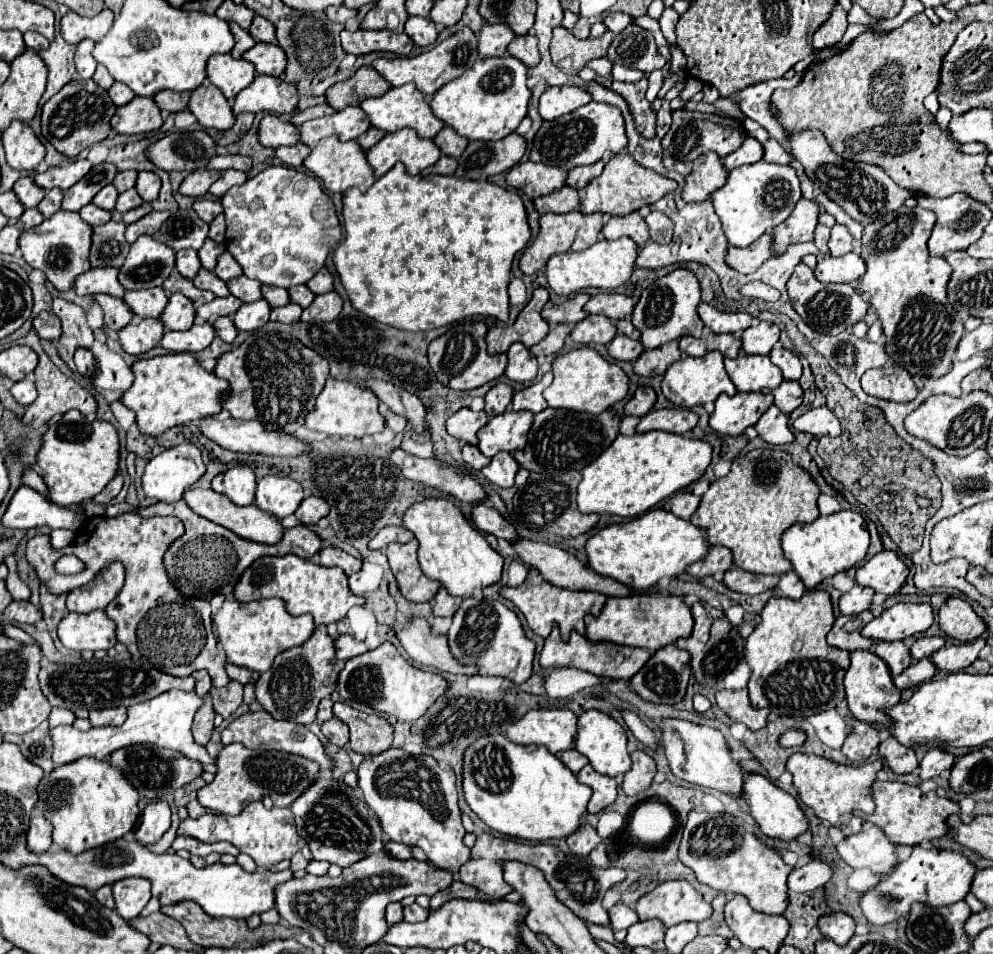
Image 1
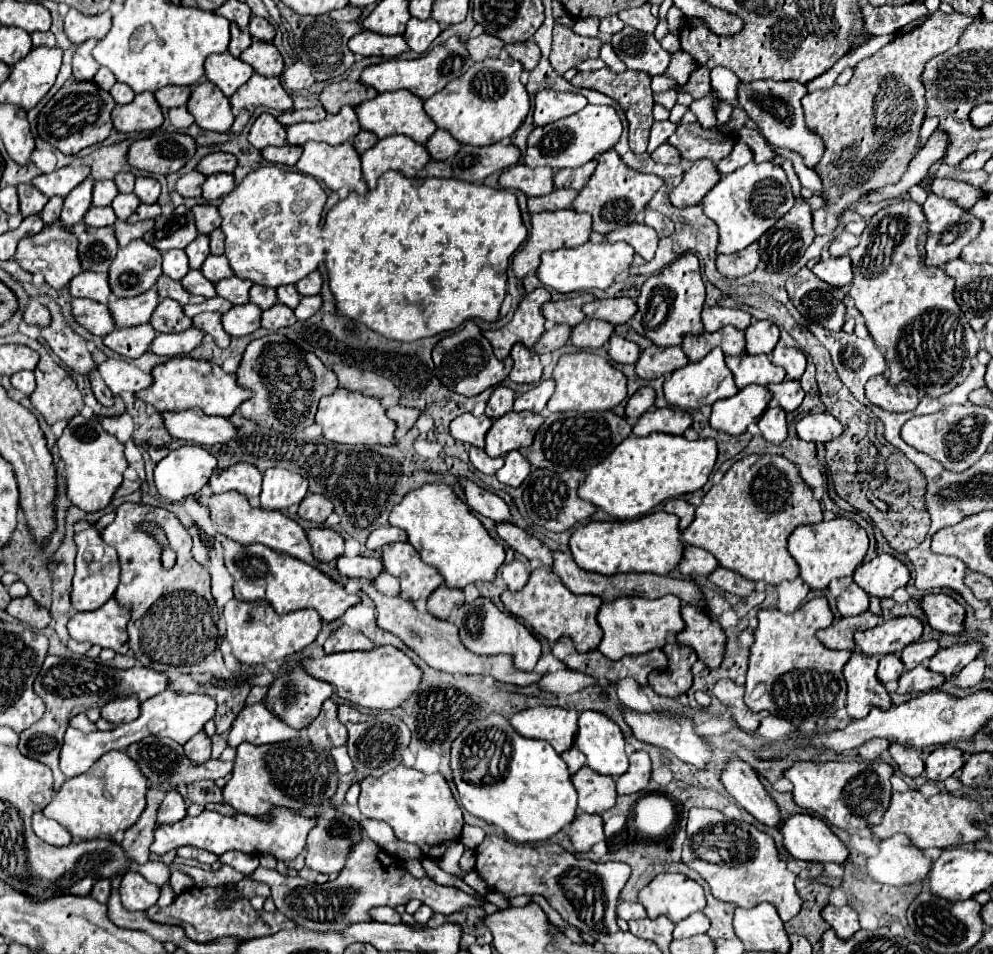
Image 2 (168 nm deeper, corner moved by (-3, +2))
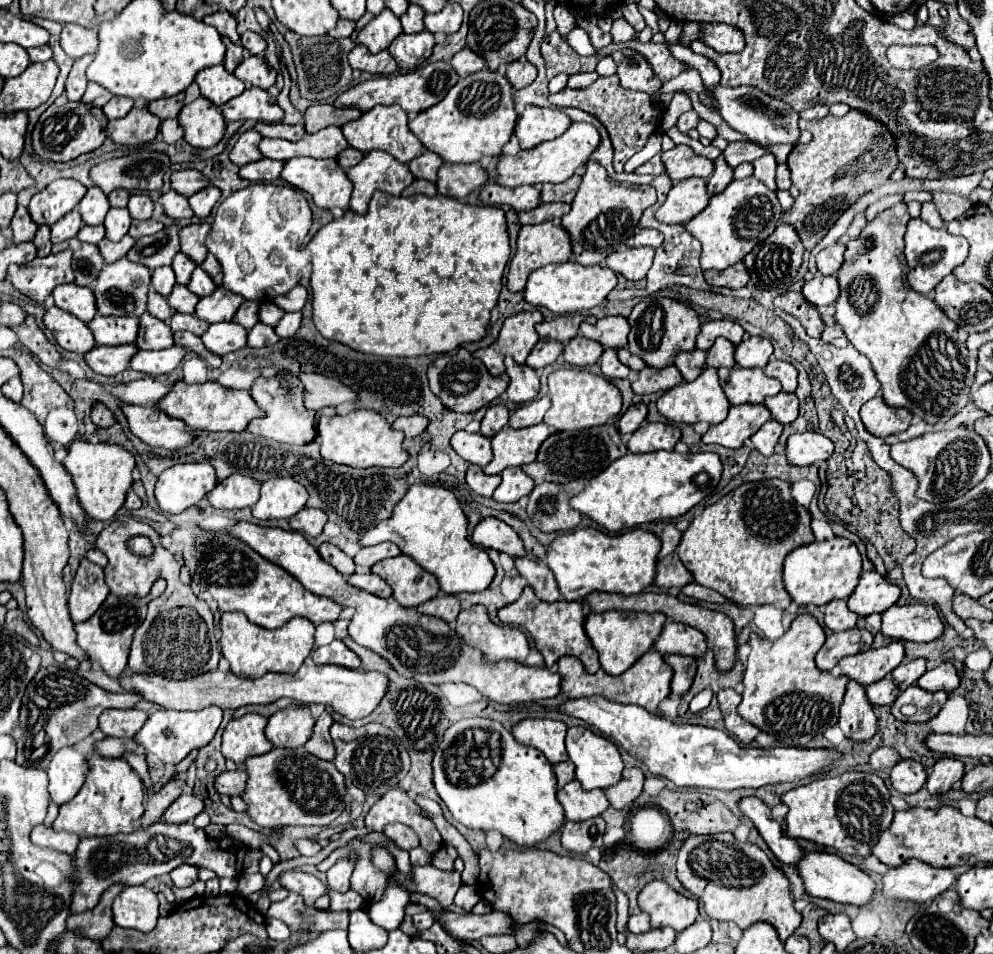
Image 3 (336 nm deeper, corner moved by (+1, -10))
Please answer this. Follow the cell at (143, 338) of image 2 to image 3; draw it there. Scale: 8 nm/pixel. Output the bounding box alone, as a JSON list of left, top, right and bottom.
[85,344,135,376]

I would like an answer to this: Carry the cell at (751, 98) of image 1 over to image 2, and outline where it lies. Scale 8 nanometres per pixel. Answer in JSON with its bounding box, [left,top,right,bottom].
[711,68,741,104]

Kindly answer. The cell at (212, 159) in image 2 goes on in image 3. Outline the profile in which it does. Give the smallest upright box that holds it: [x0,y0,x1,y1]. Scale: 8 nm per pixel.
[171,170,209,198]

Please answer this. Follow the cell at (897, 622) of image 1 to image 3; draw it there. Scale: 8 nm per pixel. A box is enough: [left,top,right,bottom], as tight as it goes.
[839,642,905,686]

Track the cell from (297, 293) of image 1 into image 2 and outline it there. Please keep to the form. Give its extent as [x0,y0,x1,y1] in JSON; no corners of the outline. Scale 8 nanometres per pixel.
[277,284,301,308]

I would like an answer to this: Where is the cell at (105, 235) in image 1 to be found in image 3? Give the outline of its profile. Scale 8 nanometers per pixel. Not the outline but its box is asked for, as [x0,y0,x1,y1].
[73,244,103,286]

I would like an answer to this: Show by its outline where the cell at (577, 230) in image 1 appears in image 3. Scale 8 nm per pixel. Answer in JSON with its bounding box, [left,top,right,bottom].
[507,222,573,292]

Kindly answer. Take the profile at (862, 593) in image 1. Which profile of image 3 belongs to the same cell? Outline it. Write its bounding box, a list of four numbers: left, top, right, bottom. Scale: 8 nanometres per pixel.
[825,600,857,632]

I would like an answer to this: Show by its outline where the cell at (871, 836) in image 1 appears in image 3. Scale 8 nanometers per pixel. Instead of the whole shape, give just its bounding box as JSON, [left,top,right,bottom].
[883,860,957,904]

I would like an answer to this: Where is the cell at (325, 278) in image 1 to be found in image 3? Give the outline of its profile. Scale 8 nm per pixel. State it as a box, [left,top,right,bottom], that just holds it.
[273,284,307,312]

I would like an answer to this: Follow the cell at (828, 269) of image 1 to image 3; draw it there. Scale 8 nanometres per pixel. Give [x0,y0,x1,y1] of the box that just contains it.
[803,274,839,308]

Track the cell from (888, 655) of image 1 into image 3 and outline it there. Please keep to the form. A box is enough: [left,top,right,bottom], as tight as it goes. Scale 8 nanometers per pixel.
[867,676,899,706]

